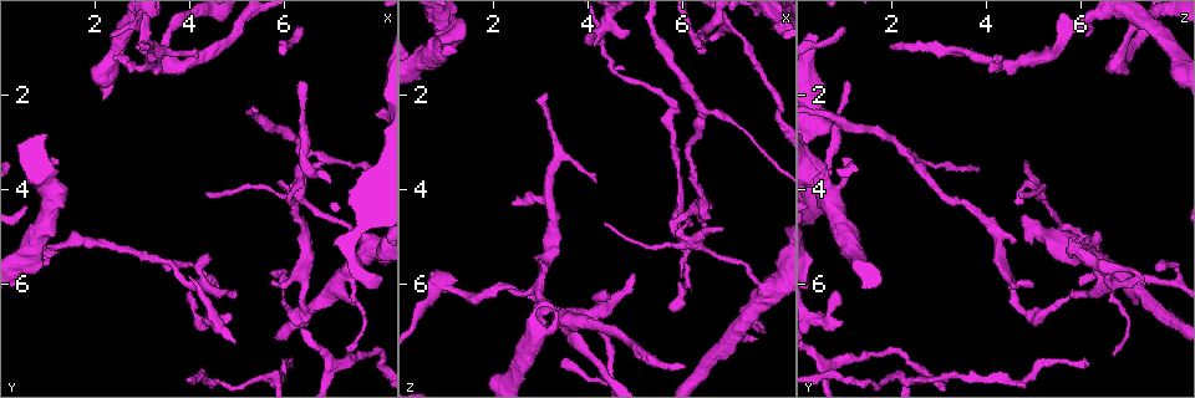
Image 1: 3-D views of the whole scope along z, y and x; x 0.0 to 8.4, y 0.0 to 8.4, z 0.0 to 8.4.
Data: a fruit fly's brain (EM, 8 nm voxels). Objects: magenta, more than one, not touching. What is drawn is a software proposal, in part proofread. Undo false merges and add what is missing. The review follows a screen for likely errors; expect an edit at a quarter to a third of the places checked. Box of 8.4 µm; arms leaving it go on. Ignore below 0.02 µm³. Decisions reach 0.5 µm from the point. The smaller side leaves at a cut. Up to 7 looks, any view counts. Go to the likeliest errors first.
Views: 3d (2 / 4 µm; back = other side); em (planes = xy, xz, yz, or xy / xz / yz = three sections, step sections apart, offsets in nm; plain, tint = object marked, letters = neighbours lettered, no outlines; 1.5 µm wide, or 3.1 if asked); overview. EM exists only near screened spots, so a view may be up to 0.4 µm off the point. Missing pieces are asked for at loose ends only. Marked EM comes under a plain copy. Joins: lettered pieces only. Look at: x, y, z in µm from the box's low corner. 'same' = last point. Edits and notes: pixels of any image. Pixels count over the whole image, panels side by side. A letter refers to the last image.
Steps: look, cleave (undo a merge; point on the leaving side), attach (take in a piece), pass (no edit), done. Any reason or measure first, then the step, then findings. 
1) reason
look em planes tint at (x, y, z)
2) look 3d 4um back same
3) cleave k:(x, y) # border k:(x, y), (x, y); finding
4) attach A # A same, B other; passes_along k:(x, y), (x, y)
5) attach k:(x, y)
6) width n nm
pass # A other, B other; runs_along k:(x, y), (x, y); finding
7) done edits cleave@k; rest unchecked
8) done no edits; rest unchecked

branch stops here
look 3d 2um at (5.90, 6.15, 5.85)

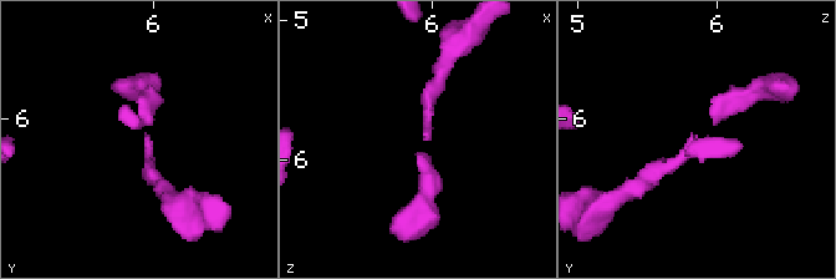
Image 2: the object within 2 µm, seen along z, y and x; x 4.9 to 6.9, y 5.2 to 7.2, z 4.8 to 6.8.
look em planes letters at (5.92, 6.12, 5.84)

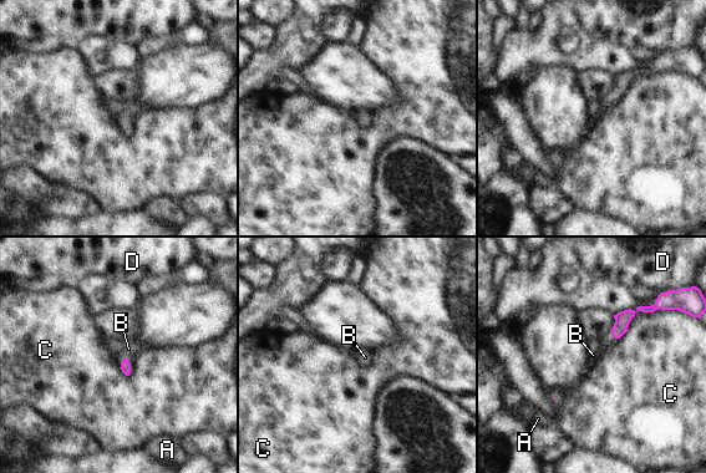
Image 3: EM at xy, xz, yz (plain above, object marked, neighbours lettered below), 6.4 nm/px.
longest_contact C 400 nm
pass # A other, B other, C other, D other; border 3:(125, 356), (131, 370); none of them fits

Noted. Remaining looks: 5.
thin end
look 3d 4um at (6.85, 3.40, 4.85)

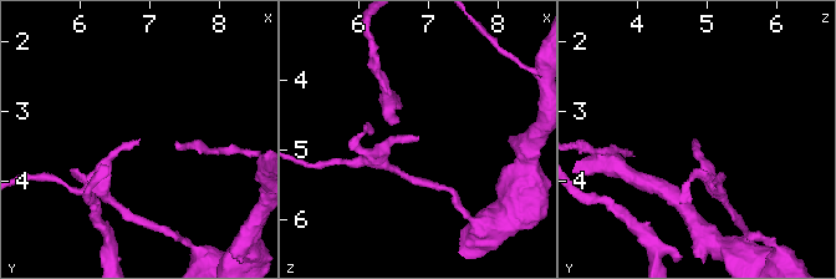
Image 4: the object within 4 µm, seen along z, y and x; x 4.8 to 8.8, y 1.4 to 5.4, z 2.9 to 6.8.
now the EM
look em planes tint at (6.80, 3.40, 4.85)

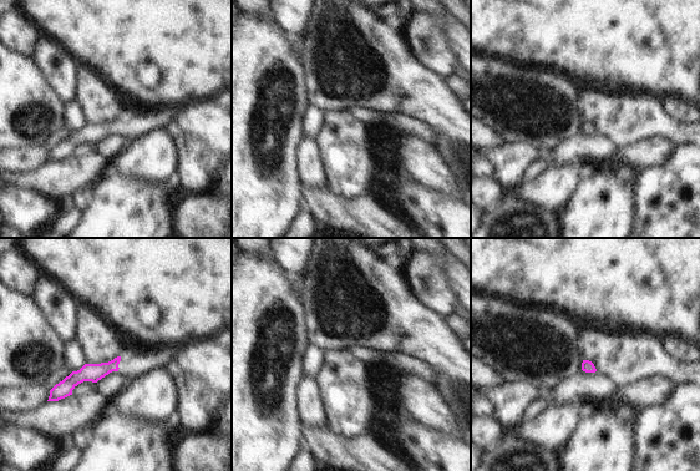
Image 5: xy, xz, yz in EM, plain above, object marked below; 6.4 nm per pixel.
look em planes letters same

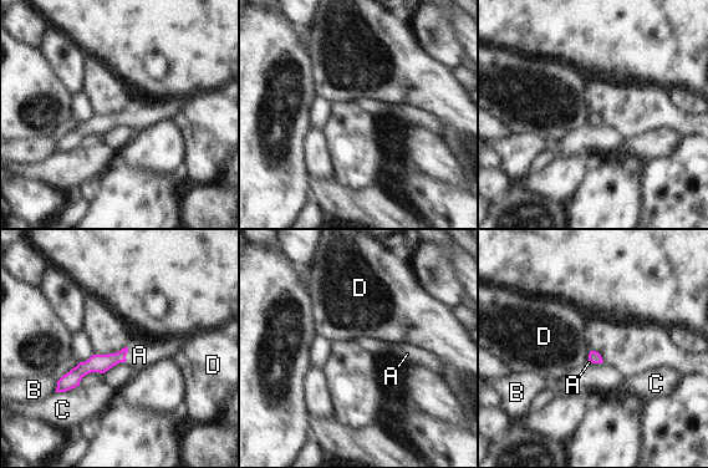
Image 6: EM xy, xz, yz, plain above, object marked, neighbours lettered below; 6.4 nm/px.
width 80 nm; longest_contact C 170 nm
attach A # A same, B other, C other, D other; it goes on there

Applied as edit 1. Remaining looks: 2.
done edits attach@6; rest unchecked

